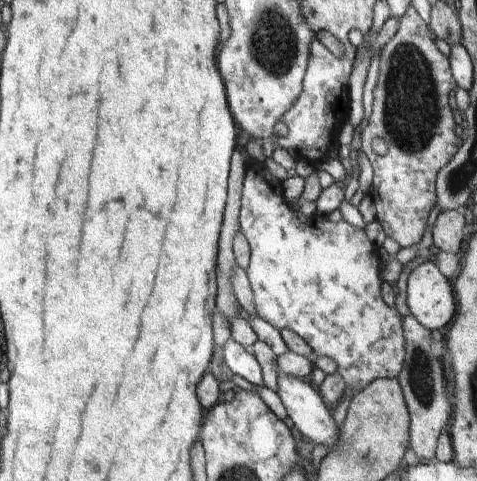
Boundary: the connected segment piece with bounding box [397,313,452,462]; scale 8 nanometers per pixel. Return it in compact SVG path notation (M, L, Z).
M411 313L404 318L403 326L406 357L397 380L411 419L409 446L422 462L435 461L439 435L452 412L452 406L448 402L442 363L433 356L432 332L424 328Z

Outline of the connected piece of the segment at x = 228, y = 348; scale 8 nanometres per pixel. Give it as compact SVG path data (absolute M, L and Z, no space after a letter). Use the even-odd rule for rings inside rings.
M230 338L221 351L224 368L228 373L237 374L256 386L264 386L262 370L254 355Z

